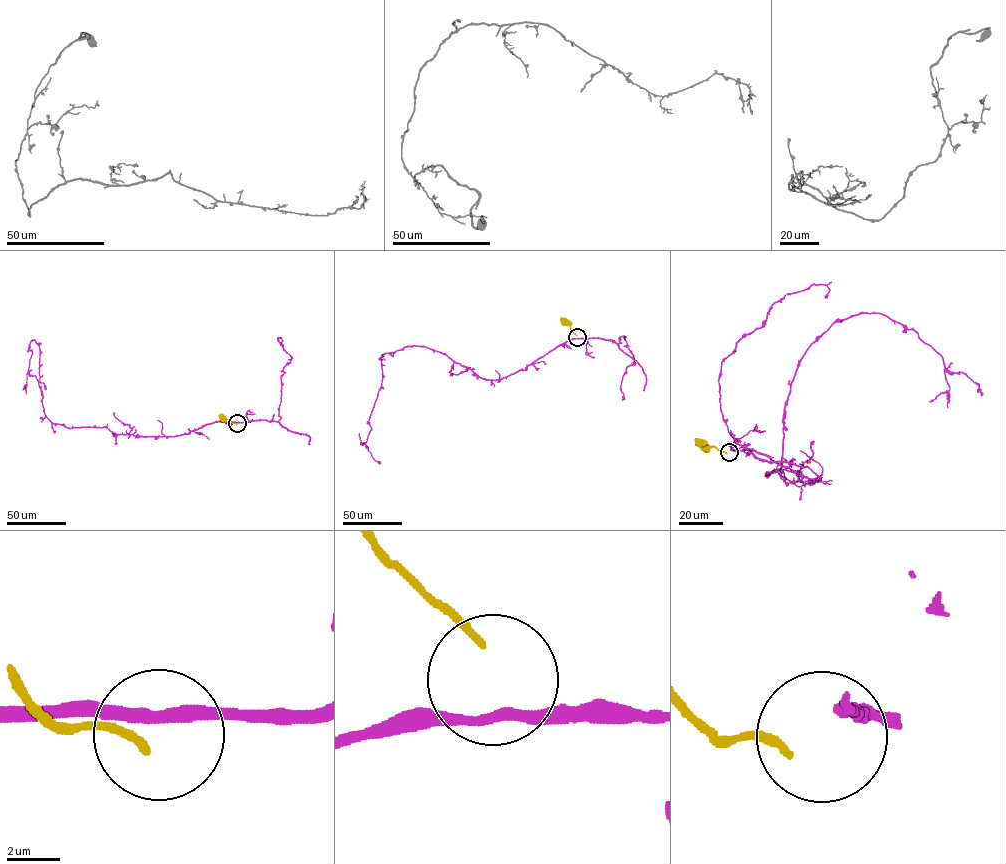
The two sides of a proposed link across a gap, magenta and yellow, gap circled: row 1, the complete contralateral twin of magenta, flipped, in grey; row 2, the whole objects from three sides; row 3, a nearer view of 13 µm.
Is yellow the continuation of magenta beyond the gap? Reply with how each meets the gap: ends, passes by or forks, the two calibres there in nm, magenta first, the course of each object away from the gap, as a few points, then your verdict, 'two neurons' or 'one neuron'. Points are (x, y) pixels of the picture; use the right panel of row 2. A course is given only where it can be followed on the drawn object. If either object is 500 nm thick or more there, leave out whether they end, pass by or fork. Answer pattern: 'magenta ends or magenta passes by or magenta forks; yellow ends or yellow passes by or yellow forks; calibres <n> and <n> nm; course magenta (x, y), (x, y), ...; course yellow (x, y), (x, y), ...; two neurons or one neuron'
magenta passes by; yellow ends; calibres 400 and 280 nm; course magenta (731, 450), (821, 480), (765, 475), (781, 466), (801, 357), (863, 312), (915, 330), (981, 396); course yellow (727, 453), (714, 447), (707, 449), (702, 444); two neurons

